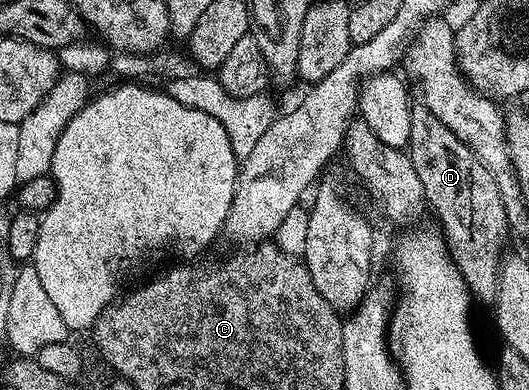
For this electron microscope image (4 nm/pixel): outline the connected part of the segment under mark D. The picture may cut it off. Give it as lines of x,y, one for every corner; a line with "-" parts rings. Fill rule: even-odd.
422,102
411,109
409,155
413,169
421,178
426,203
435,207
438,227
447,242
461,278
465,278
472,297
487,306
494,305
499,285
499,265
505,259
503,239
509,233
505,202
493,174
475,157
473,150
449,130

